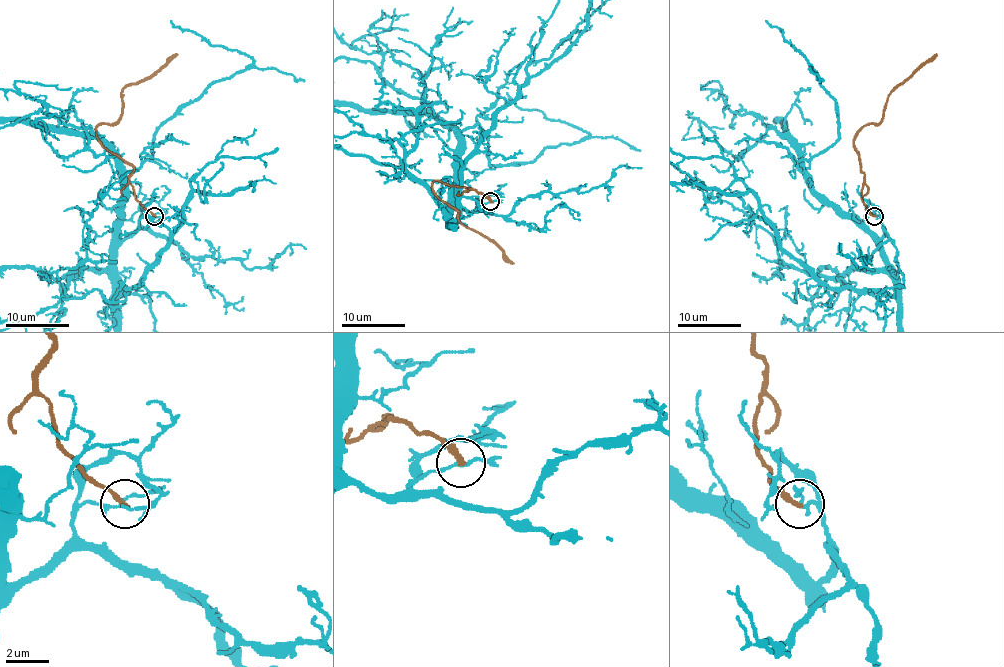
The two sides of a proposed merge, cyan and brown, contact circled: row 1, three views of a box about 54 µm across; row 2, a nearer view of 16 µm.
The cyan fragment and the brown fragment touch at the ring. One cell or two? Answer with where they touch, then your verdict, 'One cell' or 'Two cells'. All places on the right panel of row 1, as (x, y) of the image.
Place: (874, 216). Two cells

